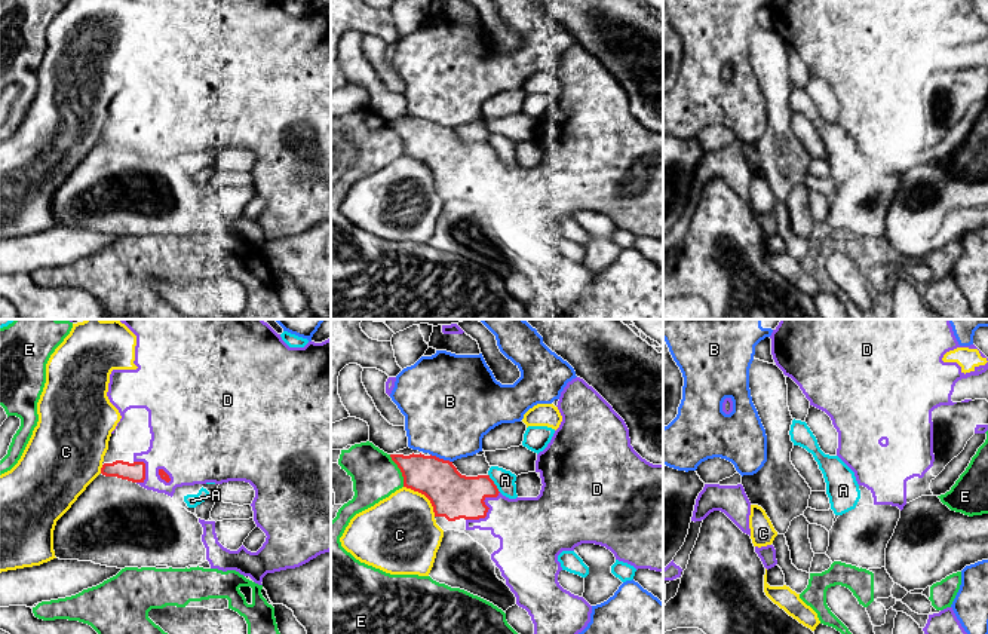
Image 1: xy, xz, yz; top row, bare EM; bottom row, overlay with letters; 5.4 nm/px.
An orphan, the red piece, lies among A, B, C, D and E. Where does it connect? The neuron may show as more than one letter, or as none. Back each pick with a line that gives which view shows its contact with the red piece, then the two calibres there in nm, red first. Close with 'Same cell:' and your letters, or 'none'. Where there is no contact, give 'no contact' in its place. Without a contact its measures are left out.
D: meets red in xz; 240 nm thick on the red side, 340 nm on the other
Same cell: D

